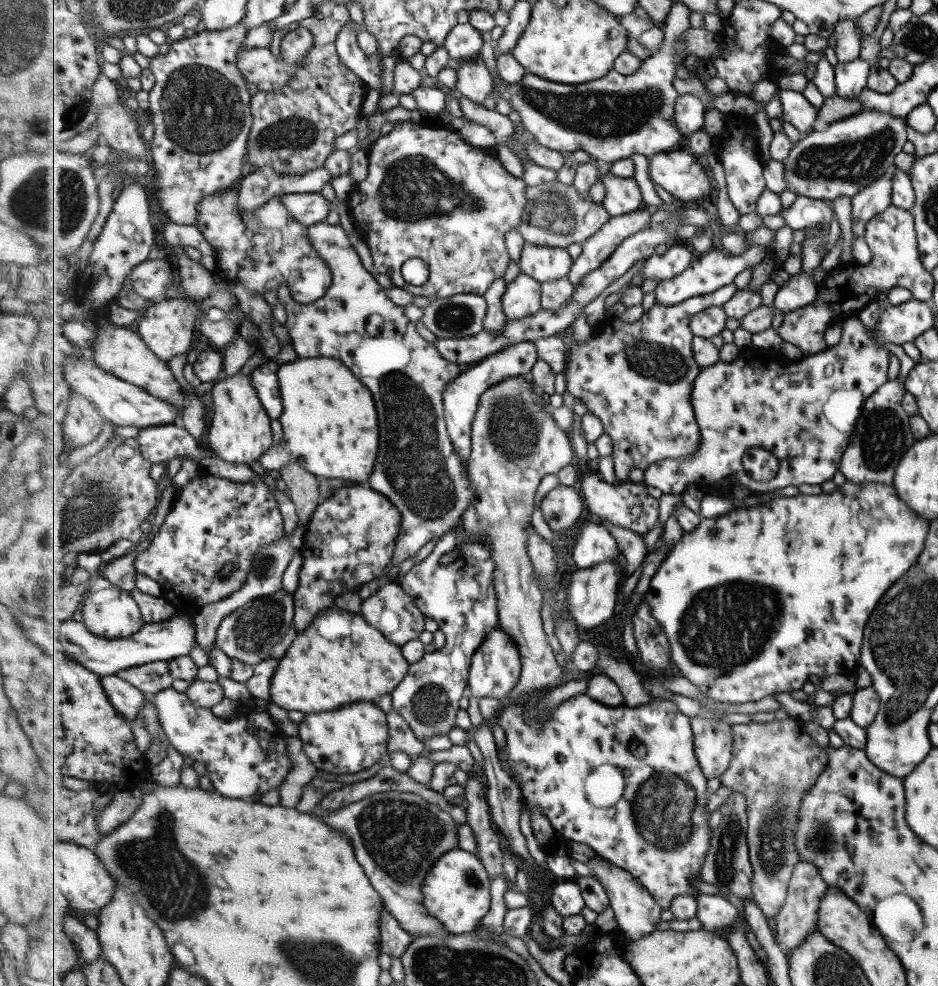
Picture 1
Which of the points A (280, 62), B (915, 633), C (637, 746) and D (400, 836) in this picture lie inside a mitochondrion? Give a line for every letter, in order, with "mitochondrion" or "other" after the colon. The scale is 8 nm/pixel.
A: other
B: mitochondrion
C: mitochondrion
D: mitochondrion

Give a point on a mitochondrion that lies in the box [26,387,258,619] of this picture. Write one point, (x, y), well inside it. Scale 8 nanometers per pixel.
(92, 505)

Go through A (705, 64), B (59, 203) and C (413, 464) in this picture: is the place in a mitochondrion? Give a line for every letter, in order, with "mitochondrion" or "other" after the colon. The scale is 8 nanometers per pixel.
A: other
B: mitochondrion
C: mitochondrion

